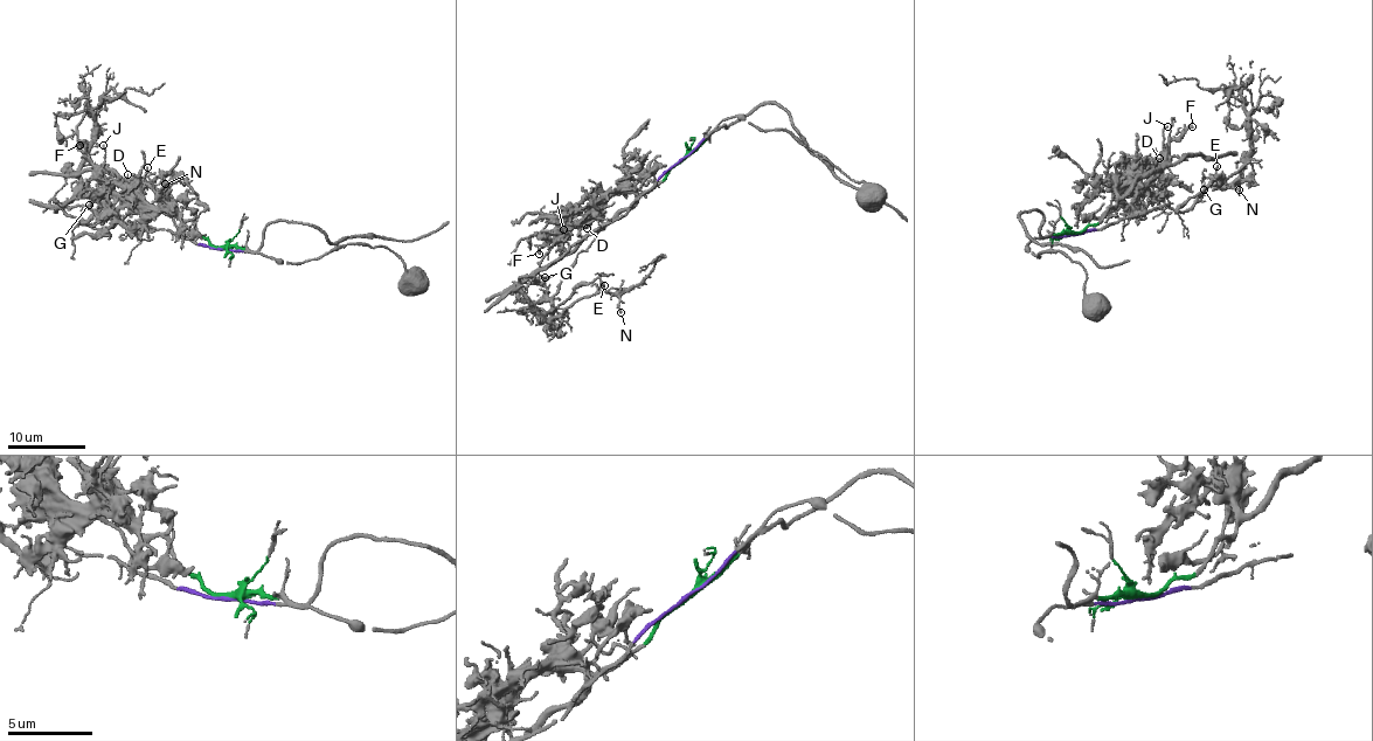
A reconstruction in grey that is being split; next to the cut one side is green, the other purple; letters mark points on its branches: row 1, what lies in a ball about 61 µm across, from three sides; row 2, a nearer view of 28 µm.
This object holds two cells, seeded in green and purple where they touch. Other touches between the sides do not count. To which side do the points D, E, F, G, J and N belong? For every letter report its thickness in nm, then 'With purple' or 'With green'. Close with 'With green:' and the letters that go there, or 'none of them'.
D: Thickness 100 nm. With green
E: Thickness 130 nm. With purple
F: Thickness 200 nm. With green
G: Thickness 100 nm. With purple
J: Thickness 150 nm. With green
N: Thickness 160 nm. With purple
With green: D, F, J

